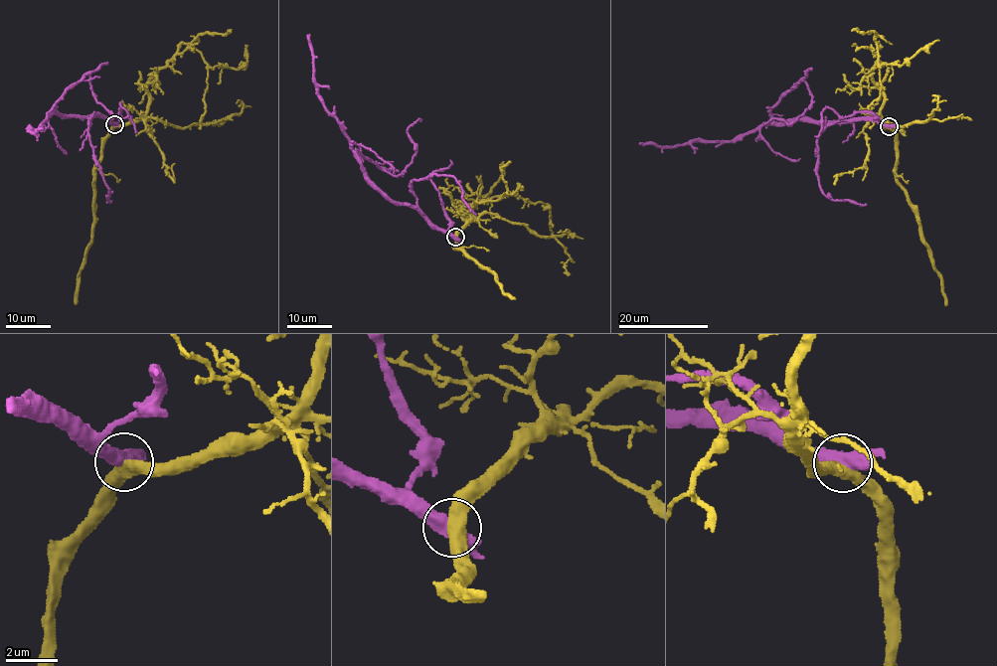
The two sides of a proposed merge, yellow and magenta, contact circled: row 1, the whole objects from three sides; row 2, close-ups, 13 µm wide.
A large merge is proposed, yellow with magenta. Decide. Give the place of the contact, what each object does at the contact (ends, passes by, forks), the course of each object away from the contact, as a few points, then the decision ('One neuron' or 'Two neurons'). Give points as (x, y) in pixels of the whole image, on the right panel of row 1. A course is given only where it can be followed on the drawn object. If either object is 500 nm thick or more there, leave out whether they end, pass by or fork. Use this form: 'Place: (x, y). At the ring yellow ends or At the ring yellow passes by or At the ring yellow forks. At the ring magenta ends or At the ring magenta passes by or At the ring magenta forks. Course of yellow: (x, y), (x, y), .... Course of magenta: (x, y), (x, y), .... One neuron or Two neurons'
Place: (889, 126). Course of yellow: (889, 126), (883, 124), (880, 114), (884, 92), (873, 75), (877, 43), (881, 66), (901, 66), (939, 40). Course of magenta: (889, 126), (774, 121), (772, 106), (803, 81), (808, 108), (794, 121), (768, 121). Two neurons

